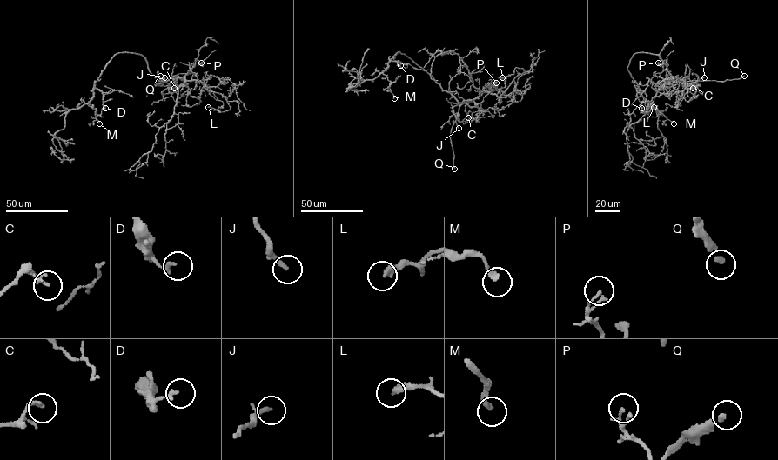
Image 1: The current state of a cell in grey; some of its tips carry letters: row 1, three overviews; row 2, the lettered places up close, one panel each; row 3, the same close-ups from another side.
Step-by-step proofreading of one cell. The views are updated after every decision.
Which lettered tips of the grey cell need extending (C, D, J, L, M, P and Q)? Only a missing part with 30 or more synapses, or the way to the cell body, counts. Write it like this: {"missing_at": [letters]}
{"missing_at": ["M", "Q"]}

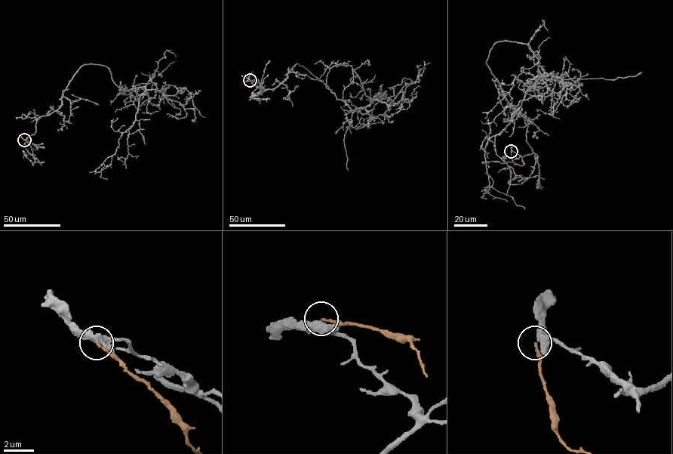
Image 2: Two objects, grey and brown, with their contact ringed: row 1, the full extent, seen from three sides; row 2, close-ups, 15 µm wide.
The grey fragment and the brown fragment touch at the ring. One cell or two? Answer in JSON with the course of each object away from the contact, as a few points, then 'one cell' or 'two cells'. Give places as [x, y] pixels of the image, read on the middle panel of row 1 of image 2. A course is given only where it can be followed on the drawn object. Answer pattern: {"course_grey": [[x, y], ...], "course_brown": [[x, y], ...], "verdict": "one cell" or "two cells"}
{"course_grey": [[250, 80], [252, 95], [274, 89], [297, 63], [353, 110], [370, 103], [345, 63], [329, 67], [332, 90]], "course_brown": [[250, 80], [256, 81], [261, 88]], "verdict": "two cells"}

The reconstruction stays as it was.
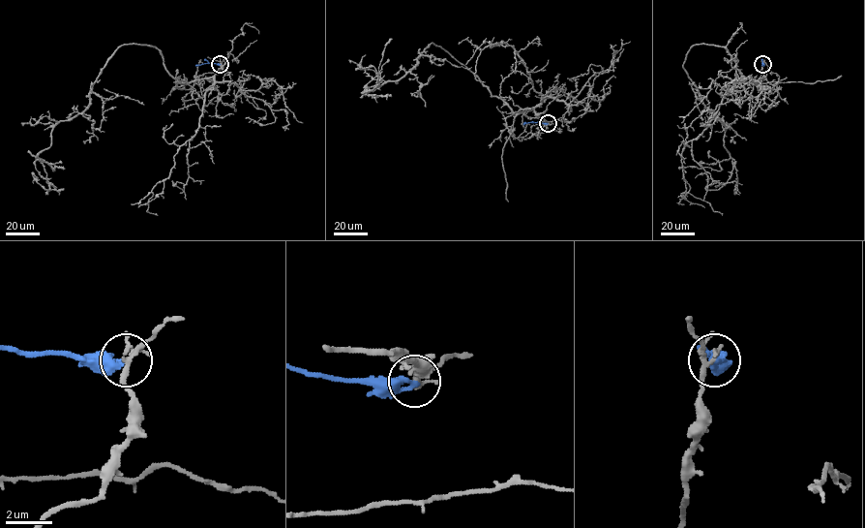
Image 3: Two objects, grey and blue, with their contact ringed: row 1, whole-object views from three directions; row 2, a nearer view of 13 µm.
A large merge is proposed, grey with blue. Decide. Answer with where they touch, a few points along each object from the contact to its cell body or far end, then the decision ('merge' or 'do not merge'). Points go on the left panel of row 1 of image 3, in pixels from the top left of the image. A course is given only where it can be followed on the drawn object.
(220, 64) | grey via (220, 64), (180, 83), (156, 47), (124, 44), (36, 159), (50, 189), (38, 178) | blue via (220, 64), (195, 66) | do not merge

